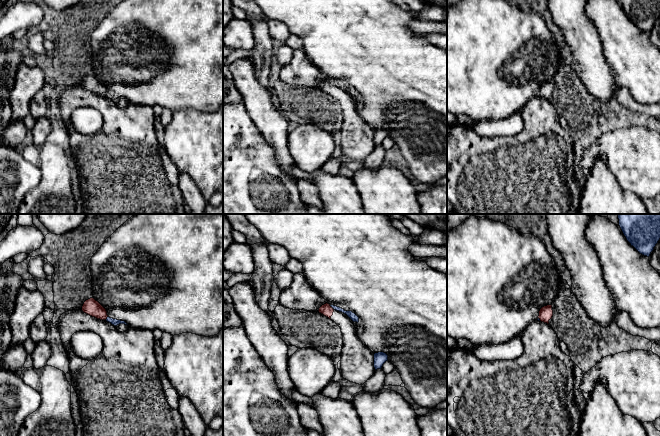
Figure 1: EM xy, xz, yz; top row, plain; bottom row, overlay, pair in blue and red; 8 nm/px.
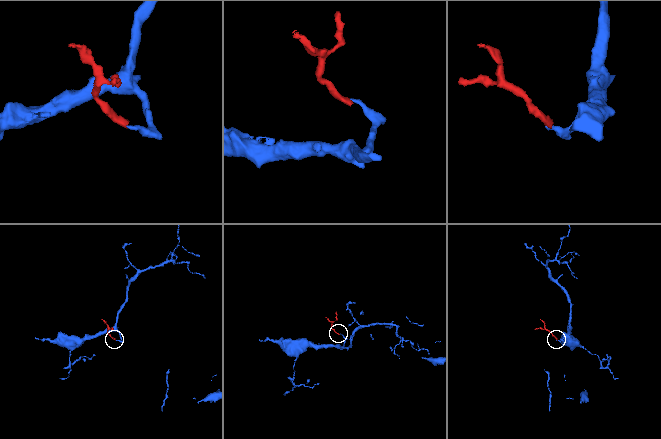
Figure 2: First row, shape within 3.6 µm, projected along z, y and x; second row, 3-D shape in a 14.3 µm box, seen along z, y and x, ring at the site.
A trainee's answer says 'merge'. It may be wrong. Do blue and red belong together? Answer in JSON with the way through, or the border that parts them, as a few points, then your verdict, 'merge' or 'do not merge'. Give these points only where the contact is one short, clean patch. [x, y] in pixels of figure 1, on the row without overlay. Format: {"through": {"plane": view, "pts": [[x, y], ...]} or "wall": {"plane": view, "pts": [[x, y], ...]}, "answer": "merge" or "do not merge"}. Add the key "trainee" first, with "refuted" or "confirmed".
{"trainee": "refuted", "wall": {"plane": "xz", "pts": [[329, 81], [334, 85]]}, "answer": "do not merge"}

